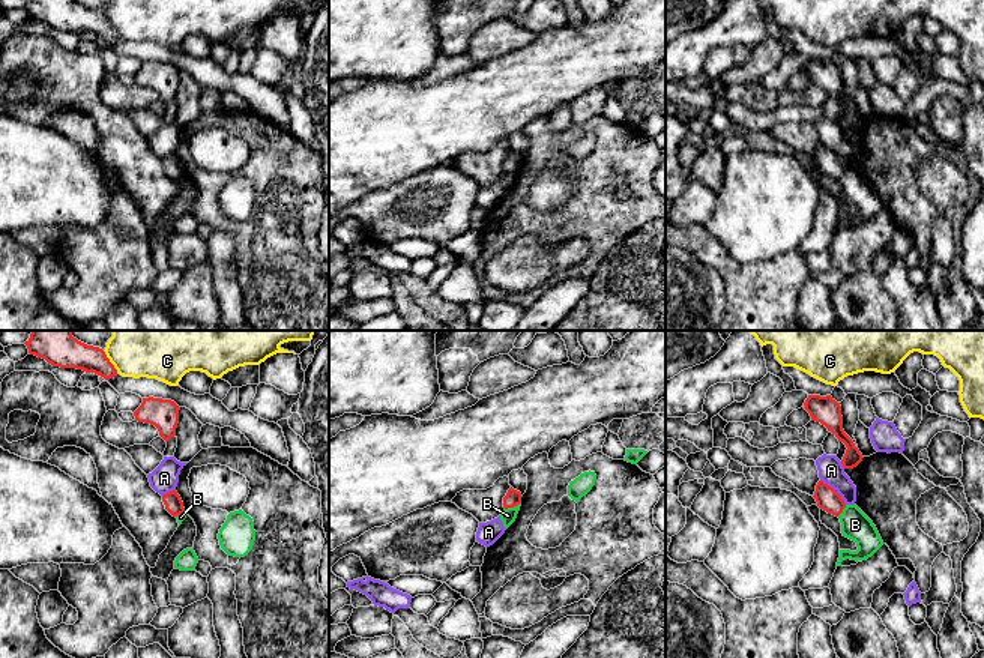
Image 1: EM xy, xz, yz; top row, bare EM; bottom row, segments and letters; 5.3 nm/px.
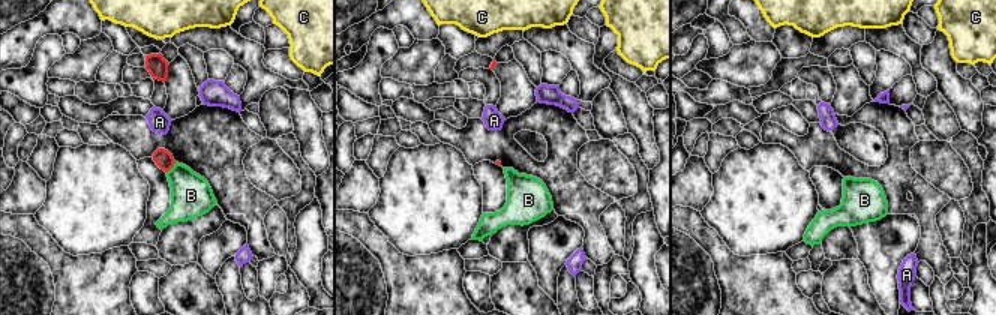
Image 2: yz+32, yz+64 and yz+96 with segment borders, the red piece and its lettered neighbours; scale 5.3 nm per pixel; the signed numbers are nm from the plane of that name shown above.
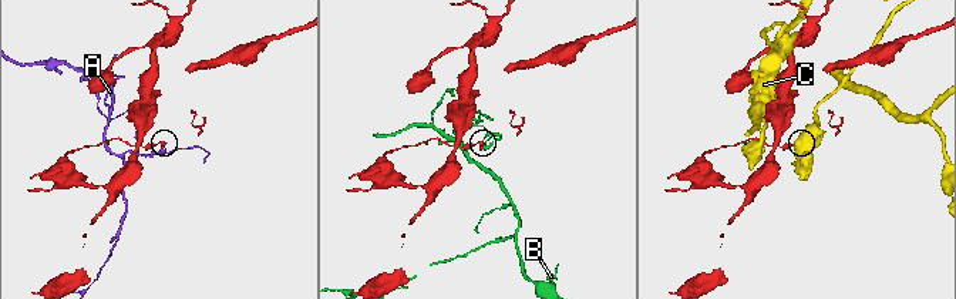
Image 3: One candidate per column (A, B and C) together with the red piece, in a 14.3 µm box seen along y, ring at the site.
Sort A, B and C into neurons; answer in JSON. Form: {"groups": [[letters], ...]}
{"groups": [["A"], ["B"], ["C"]]}

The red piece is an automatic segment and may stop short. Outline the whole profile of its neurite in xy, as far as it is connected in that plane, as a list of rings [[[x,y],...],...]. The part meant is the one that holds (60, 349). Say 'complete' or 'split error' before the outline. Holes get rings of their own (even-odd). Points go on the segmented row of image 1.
complete; [[[32,331],[24,344],[30,355],[45,359],[53,367],[95,373],[105,380],[117,376],[105,352],[78,341],[72,331]]]

